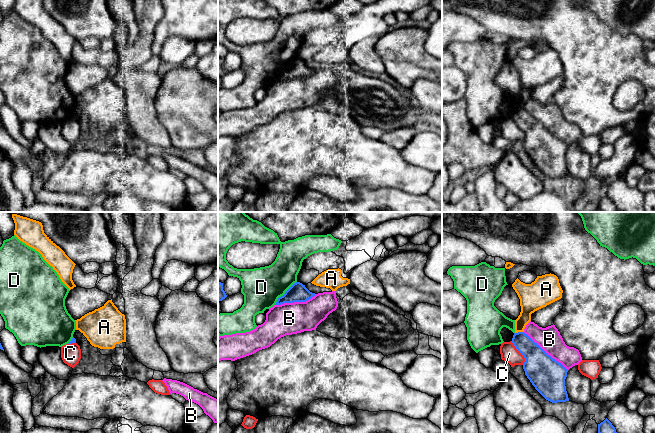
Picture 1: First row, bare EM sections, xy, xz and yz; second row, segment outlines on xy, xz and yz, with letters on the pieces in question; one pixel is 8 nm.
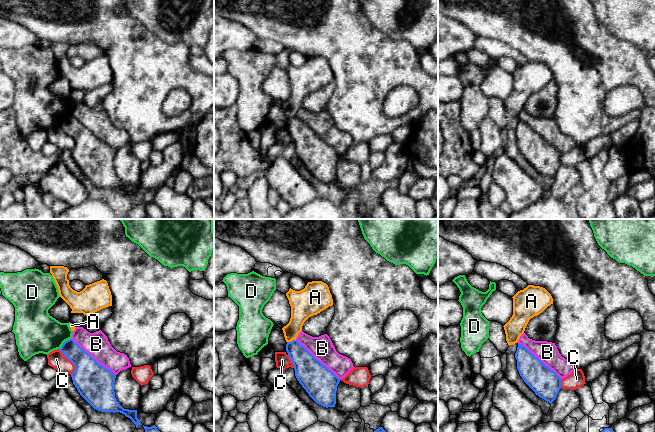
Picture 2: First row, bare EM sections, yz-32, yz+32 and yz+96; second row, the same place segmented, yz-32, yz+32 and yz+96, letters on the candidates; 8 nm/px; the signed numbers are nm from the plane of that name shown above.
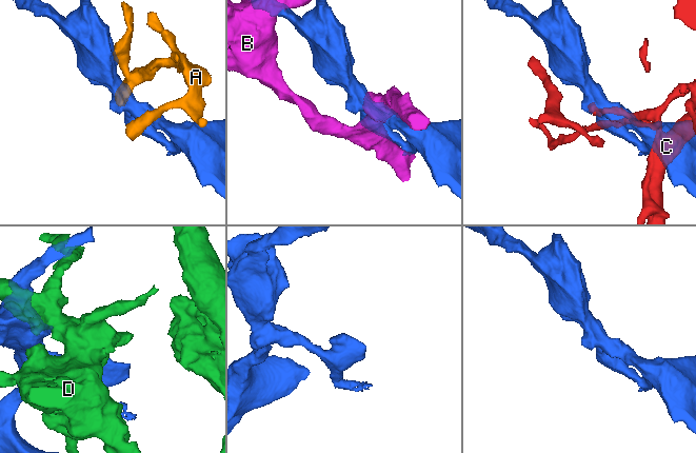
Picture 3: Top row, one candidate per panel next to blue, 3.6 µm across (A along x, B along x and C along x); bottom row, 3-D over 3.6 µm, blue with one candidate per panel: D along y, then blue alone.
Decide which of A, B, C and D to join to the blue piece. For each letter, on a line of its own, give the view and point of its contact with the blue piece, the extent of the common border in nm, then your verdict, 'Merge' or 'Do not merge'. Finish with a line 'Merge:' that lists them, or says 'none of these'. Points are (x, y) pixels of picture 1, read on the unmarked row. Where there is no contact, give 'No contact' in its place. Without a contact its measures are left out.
A: Touches blue at yz (519, 108). Shared border 70 nm. Do not merge
B: Touches blue at yz (544, 127). Shared border 480 nm. Do not merge
C: Touches blue at yz (520, 128). Shared border 220 nm. Do not merge
D: Touches blue at xz (285, 69). Shared border 260 nm. Do not merge
Merge: none of these

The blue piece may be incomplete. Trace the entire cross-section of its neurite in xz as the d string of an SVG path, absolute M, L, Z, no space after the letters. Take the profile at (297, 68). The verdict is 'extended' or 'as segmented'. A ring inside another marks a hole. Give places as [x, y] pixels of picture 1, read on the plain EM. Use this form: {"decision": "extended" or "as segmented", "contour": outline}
{"decision": "as segmented", "contour": "M300 58L294 59L283 72L279 73L275 81L294 78L306 78L315 72L305 61Z"}

